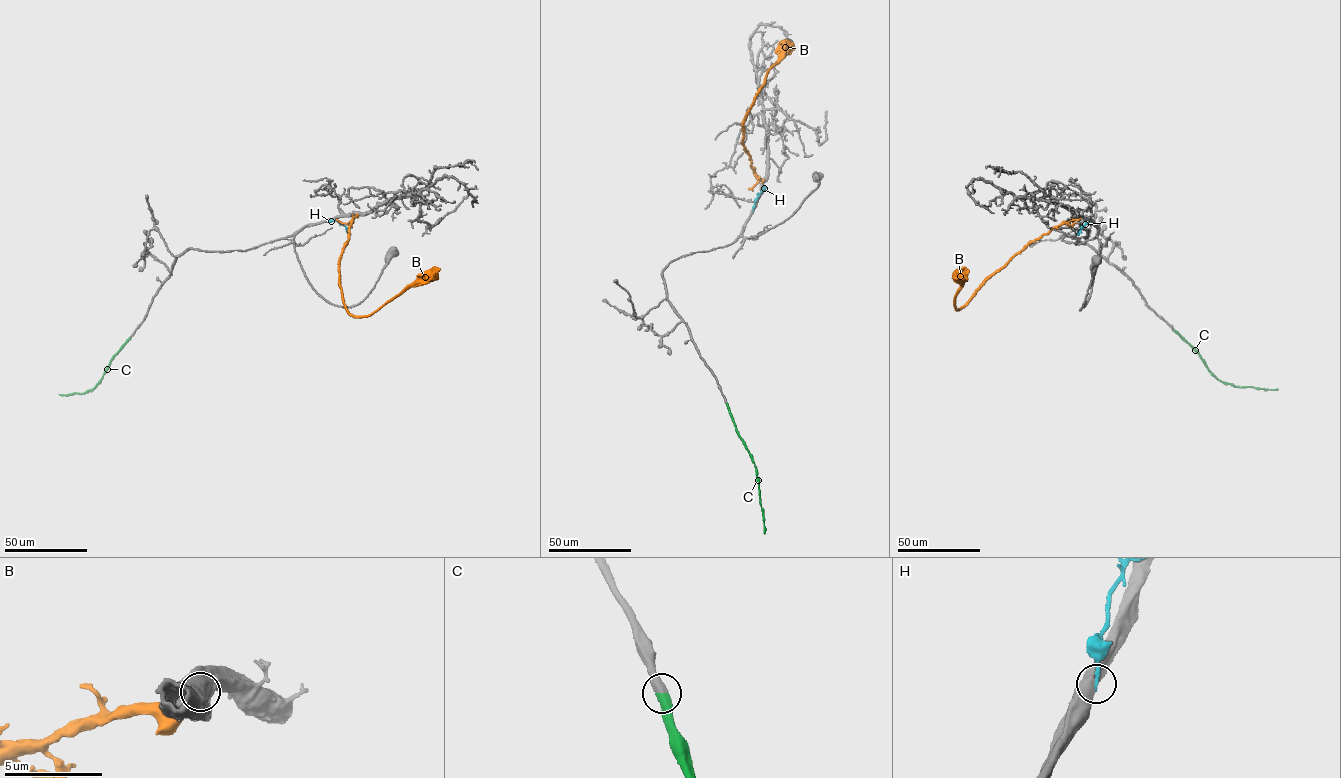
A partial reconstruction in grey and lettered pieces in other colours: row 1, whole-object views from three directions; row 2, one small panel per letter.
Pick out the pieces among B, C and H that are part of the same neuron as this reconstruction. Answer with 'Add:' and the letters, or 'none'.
Add: C

